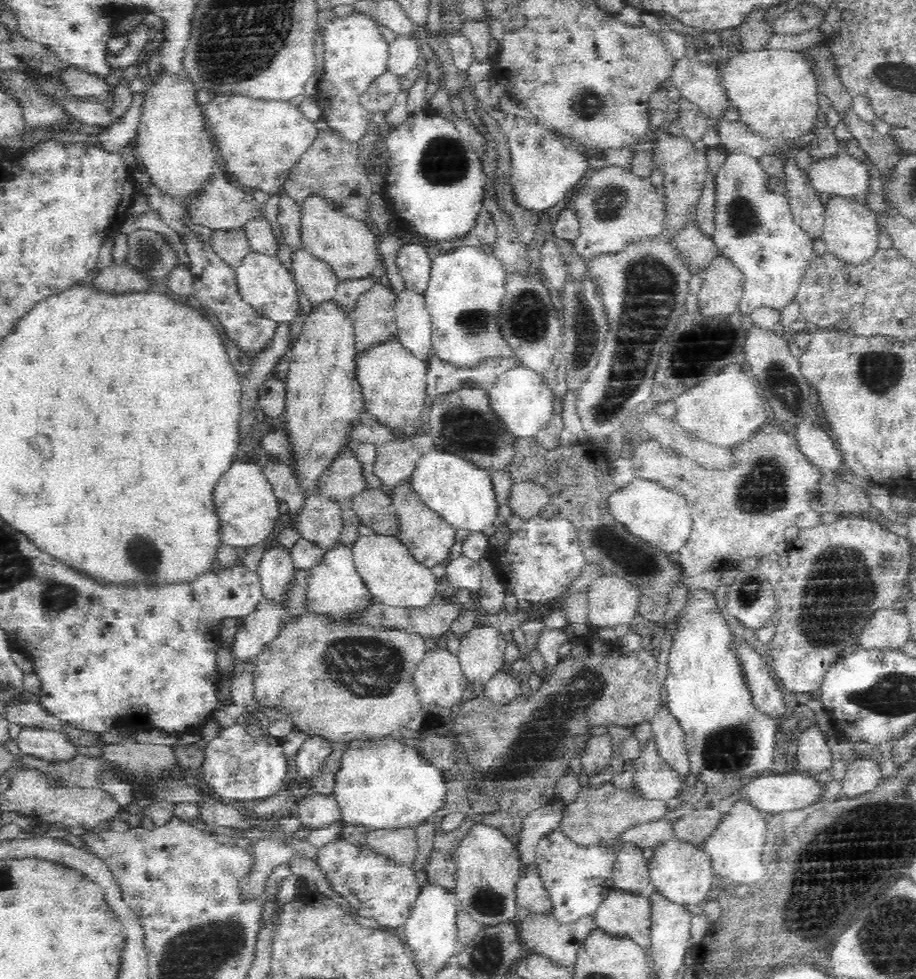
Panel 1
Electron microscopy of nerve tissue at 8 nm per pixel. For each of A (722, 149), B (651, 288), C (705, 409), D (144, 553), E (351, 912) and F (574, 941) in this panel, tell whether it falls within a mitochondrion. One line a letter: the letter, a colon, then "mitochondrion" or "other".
A: other
B: mitochondrion
C: mitochondrion
D: mitochondrion
E: other
F: other

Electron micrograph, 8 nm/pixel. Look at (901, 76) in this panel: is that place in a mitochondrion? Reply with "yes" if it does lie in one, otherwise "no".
yes

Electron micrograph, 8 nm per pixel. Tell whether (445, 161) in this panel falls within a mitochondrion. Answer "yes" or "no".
yes

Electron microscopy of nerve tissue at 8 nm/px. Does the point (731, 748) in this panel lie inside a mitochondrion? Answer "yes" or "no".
yes

